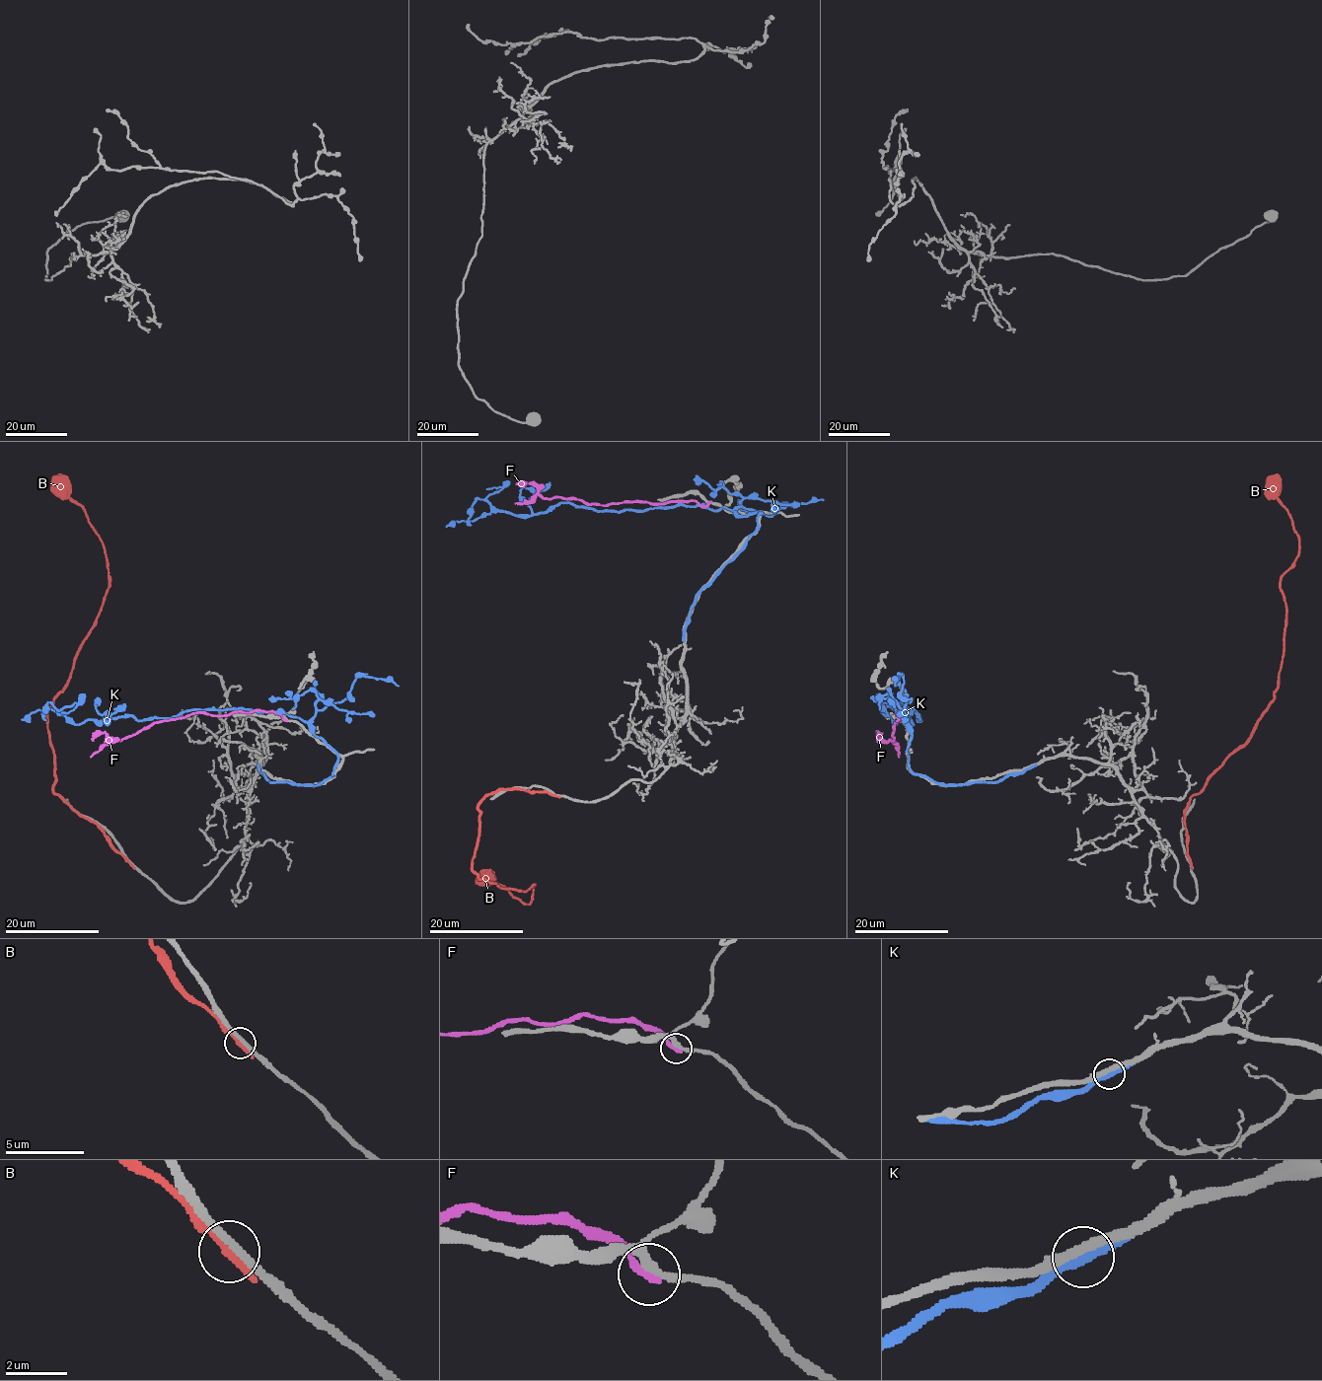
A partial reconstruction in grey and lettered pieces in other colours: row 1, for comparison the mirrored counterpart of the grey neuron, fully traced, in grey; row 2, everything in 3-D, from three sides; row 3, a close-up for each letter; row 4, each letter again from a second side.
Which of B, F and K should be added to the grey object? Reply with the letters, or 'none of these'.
none of these

